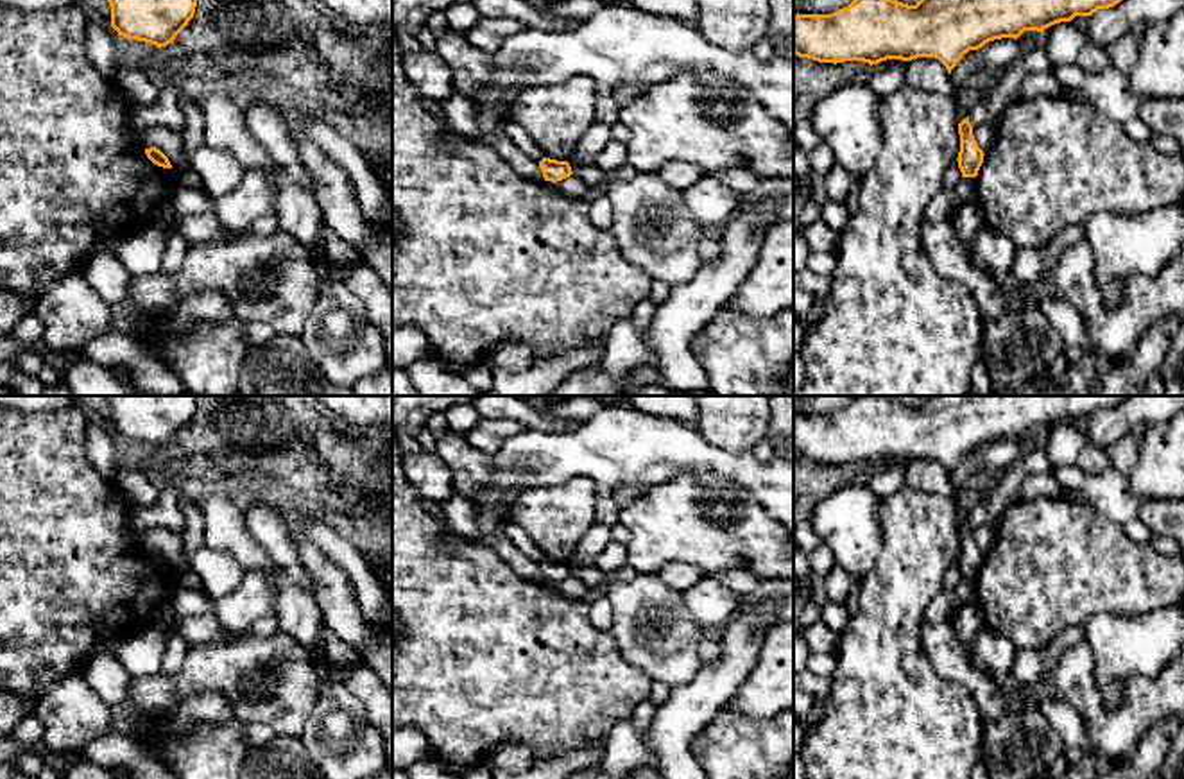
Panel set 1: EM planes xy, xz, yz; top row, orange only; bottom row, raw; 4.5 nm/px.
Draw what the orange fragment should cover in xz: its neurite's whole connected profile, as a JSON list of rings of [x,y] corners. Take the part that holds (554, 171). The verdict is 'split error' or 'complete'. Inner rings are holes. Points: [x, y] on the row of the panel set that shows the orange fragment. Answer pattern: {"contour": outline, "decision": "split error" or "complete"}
{"contour": [[[543,158],[539,161],[539,168],[543,172],[545,181],[552,183],[562,181],[573,174],[568,161],[557,161],[550,158]]], "decision": "complete"}

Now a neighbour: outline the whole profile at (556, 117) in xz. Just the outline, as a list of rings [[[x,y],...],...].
[[[579,75],[559,84],[519,91],[510,116],[545,152],[545,158],[568,161],[586,131],[596,122],[596,82]]]

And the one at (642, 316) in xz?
[[[650,299],[641,301],[632,315],[631,321],[634,324],[634,328],[638,330],[638,333],[643,337],[652,322],[652,317],[656,313],[656,306]]]

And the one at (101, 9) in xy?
[[[75,0],[81,7],[84,7],[97,20],[104,21],[115,36],[118,32],[111,27],[111,7],[107,0]]]

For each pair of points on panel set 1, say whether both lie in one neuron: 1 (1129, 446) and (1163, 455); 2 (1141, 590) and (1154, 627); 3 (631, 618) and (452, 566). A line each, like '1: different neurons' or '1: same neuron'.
1: different neurons
2: different neurons
3: different neurons

